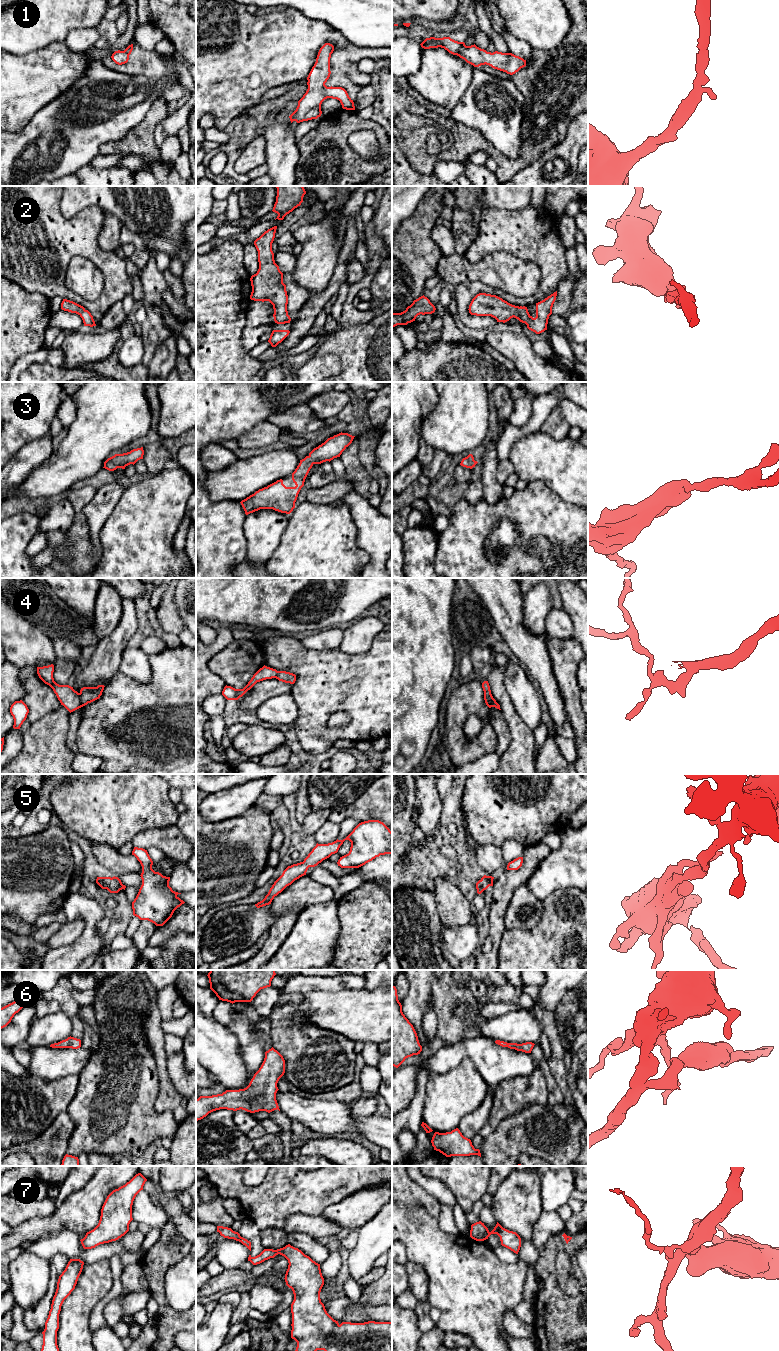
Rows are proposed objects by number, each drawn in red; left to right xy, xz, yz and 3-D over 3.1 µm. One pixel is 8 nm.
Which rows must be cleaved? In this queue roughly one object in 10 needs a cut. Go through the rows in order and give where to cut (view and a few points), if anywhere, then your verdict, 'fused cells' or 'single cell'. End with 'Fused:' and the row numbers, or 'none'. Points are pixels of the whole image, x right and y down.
1: no cut | single cell
2: no cut | single cell
3: no cut | single cell
4: yz (484, 693), (489, 697), (492, 706) | fused cells
5: no cut | single cell
6: no cut | single cell
7: no cut | single cell
Fused: 4

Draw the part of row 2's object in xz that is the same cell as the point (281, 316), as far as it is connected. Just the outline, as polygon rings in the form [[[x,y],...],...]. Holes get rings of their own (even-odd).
[[[277,226],[265,231],[254,241],[258,251],[259,269],[250,278],[252,292],[250,299],[254,301],[269,301],[274,309],[274,321],[277,324],[290,323],[287,304],[288,295],[283,283],[283,273],[275,263],[272,243]]]

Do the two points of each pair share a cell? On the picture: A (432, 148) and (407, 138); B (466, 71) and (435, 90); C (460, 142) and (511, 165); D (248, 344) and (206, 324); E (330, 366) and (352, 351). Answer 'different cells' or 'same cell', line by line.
A: different cells
B: same cell
C: same cell
D: different cells
E: different cells

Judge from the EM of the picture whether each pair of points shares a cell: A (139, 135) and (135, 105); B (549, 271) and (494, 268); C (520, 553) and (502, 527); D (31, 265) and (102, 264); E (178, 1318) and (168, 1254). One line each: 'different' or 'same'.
A: different
B: different
C: different
D: same
E: same

